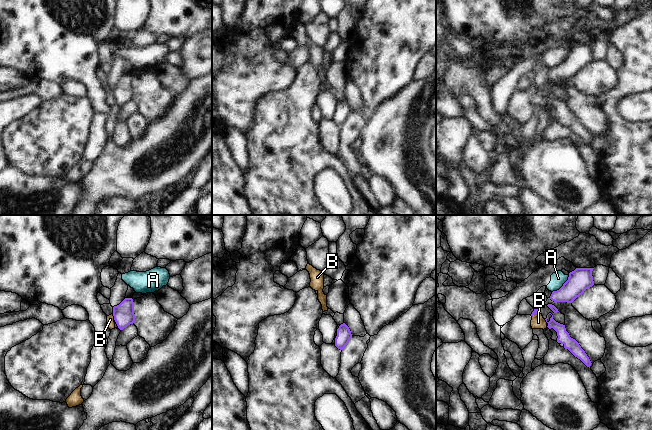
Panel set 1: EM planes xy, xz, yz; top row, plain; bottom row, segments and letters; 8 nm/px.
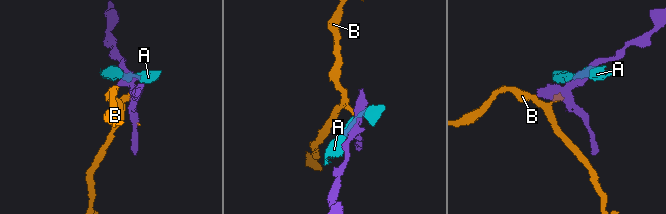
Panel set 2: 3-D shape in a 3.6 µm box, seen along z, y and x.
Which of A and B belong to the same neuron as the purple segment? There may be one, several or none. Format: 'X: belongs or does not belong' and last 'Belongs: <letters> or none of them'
A: does not belong
B: does not belong
Belongs: none of them

